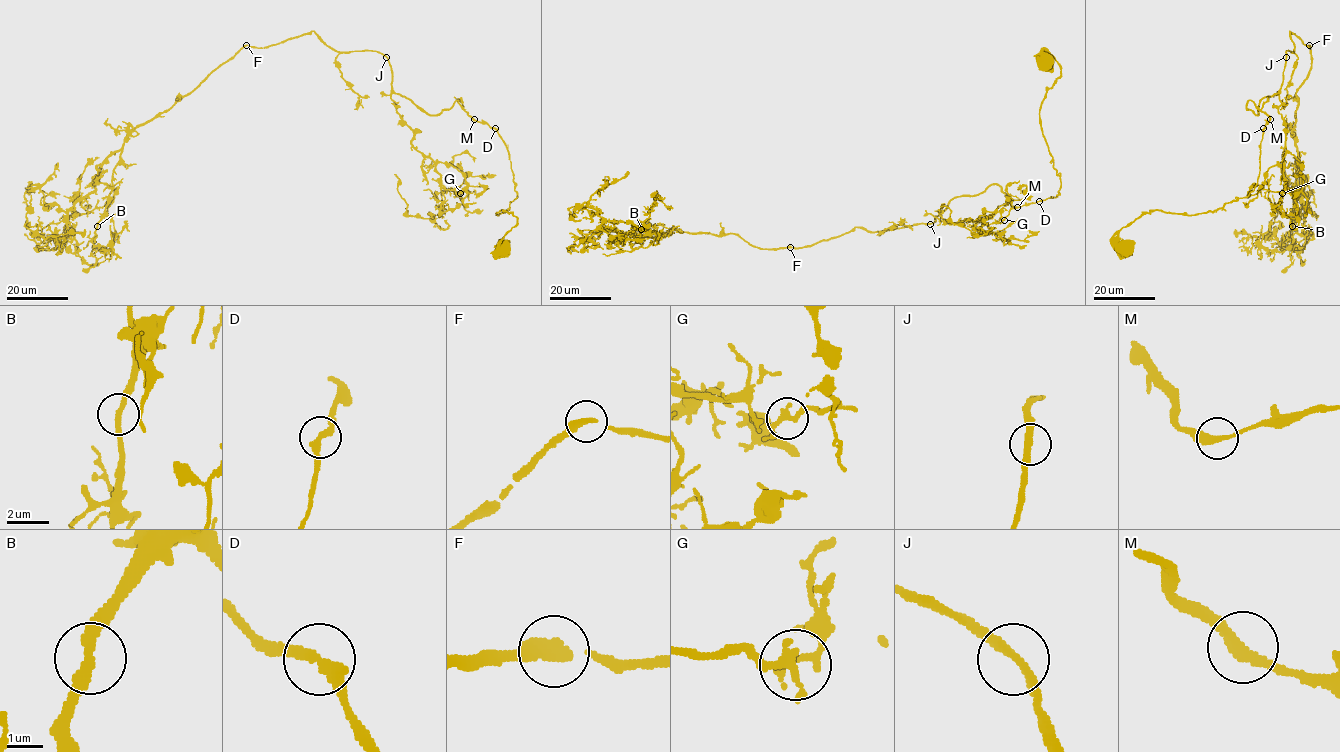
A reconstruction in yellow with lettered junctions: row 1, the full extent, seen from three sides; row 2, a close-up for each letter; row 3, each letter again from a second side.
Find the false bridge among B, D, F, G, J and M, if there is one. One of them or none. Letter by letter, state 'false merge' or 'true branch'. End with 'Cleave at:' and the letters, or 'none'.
B: true branch
D: true branch
F: true branch
G: true branch
J: true branch
M: true branch
Cleave at: none

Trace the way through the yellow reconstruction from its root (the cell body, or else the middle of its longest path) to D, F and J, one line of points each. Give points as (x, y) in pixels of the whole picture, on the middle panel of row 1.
D: (1045, 61), (1052, 56), (1060, 69), (1039, 110), (1042, 134), (1060, 188), (1056, 197), (1039, 201)
F: (1045, 61), (1060, 69), (1039, 110), (1056, 197), (1016, 207), (993, 184), (956, 196), (934, 222), (789, 247)
J: (1045, 61), (1052, 56), (1060, 69), (1039, 110), (1056, 196), (1016, 207), (993, 184), (956, 196), (930, 224)

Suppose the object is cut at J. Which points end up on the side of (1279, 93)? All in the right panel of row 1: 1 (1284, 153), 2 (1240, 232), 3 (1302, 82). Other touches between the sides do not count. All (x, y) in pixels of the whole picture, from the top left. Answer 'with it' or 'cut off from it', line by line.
1: with it
2: cut off from it
3: cut off from it

